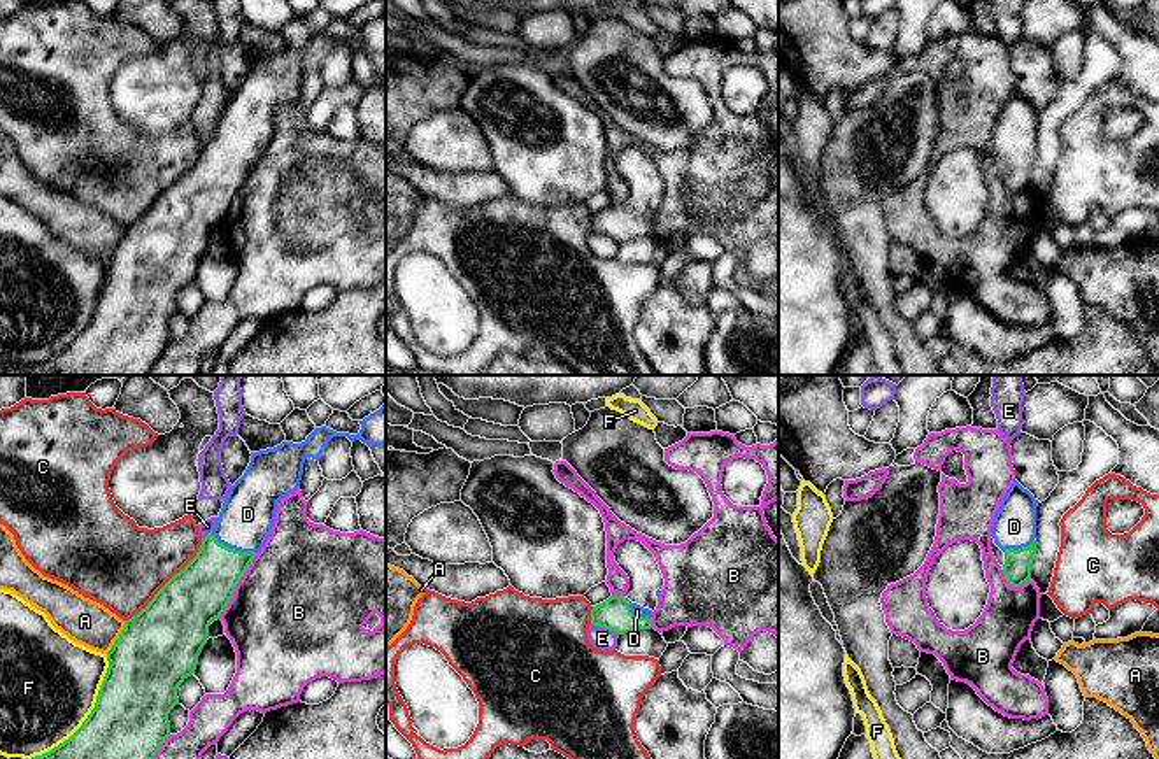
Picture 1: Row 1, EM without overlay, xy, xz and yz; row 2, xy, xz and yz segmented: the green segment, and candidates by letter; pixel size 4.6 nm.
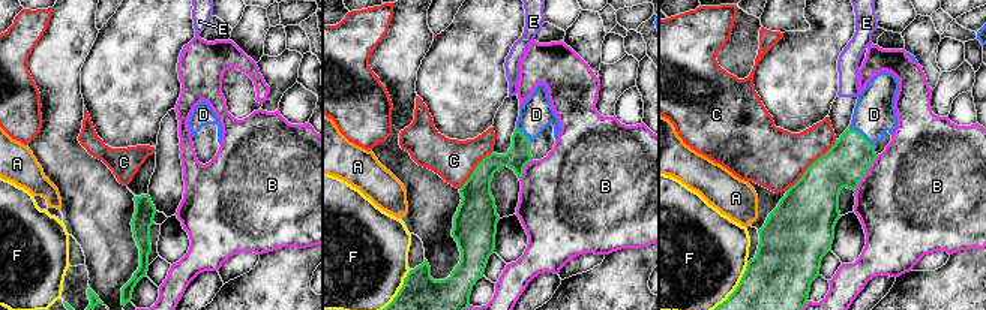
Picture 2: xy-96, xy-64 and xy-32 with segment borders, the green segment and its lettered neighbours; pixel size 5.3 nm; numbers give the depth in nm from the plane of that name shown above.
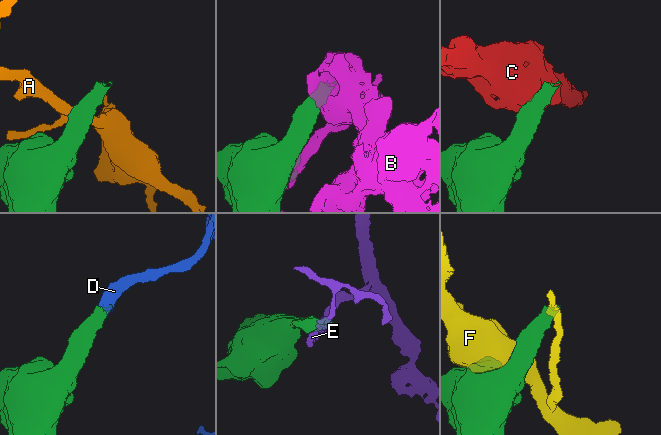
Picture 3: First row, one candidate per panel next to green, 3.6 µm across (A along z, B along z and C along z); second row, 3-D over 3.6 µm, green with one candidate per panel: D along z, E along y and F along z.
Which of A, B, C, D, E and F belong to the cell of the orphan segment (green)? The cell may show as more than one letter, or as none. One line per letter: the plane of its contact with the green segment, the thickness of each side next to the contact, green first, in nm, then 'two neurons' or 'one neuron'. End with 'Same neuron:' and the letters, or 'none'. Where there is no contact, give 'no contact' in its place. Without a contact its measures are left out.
A: meets green in xy; 360 nm thick on the green side, 200 nm on the other; two neurons
B: meets green in xy; 280 nm thick on the green side, 480 nm on the other; two neurons
C: meets green in xy; 340 nm thick on the green side, 400 nm on the other; two neurons
D: meets green in xy; 280 nm thick on the green side, 240 nm on the other; one neuron
E: meets green in xz; 150 nm thick on the green side, 100 nm on the other; two neurons
F: meets green in xy; 400 nm thick on the green side, 440 nm on the other; two neurons
Same neuron: D

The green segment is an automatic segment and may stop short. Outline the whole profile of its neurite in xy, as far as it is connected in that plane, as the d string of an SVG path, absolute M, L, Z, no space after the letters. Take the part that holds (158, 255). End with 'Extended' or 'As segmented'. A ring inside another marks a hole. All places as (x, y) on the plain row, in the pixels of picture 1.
M386 11L363 28L358 42L316 35L305 49L282 49L254 60L245 81L230 95L214 137L202 145L196 163L175 181L124 237L107 259L109 275L95 316L82 333L53 358L28 366L25 375L147 375L170 344L170 317L179 312L177 296L195 282L198 263L209 247L209 233L219 226L237 191L272 140L277 112L300 95L303 70L316 68L333 44L361 47L368 54L386 51Z. Extended

